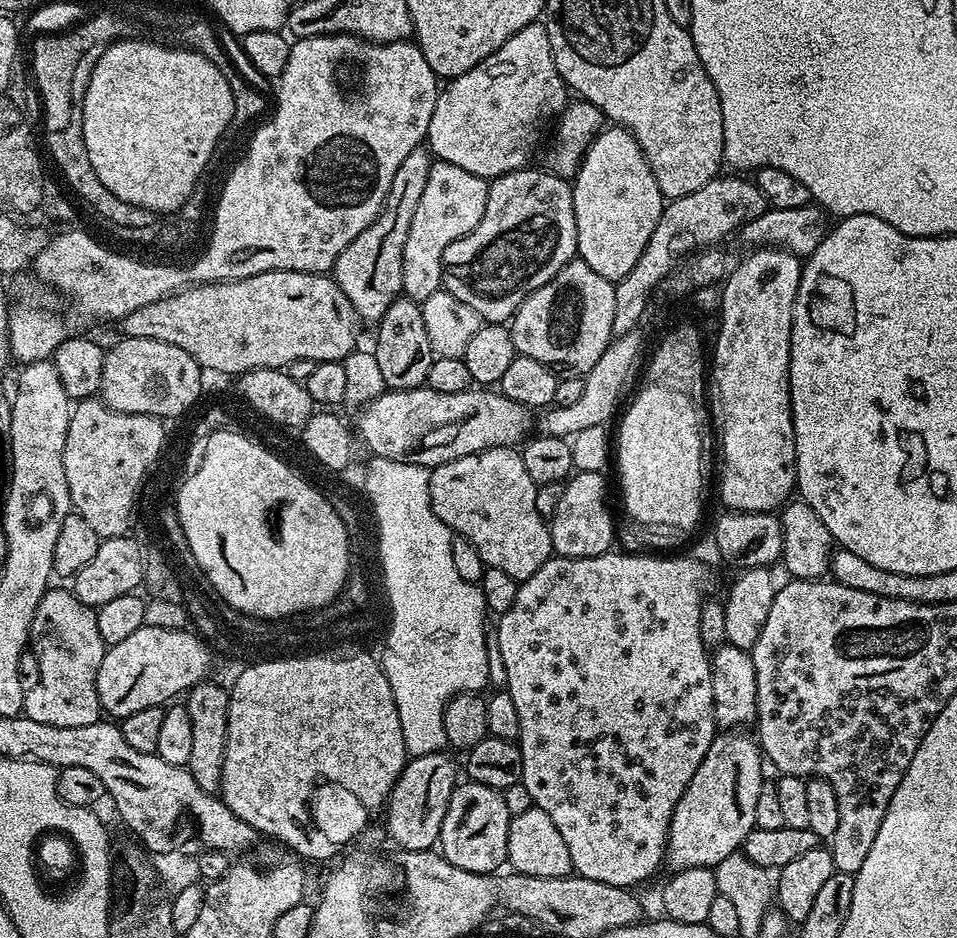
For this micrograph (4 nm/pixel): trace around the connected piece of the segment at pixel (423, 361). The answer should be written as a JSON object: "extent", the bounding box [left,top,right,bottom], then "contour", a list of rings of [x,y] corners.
{"extent":[374,298,433,389],"contour":[[[401,298],[396,300],[386,314],[375,325],[376,346],[374,353],[382,373],[385,389],[418,388],[427,381],[433,362],[430,338],[422,322],[422,310],[415,300]]]}

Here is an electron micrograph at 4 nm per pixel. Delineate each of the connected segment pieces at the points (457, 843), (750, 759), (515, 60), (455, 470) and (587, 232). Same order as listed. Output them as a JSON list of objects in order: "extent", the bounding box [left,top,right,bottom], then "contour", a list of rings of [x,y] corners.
[{"extent":[438,782,512,874],"contour":[[[471,782],[457,783],[450,798],[450,806],[446,810],[446,818],[442,818],[442,830],[438,841],[439,851],[445,860],[467,872],[486,872],[496,874],[500,867],[508,864],[508,835],[512,815],[506,810],[503,791],[499,788],[482,786]]]},{"extent":[666,730,766,869],"contour":[[[724,730],[712,739],[706,758],[694,770],[694,778],[690,778],[682,798],[678,798],[678,806],[674,806],[666,849],[669,869],[715,869],[722,858],[741,851],[745,838],[756,827],[754,810],[766,776],[762,749],[748,734],[744,730]]]},{"extent":[427,22,570,182],"contour":[[[543,22],[522,26],[494,54],[445,84],[436,97],[427,147],[436,160],[462,166],[489,182],[525,167],[540,140],[540,131],[570,103],[570,89],[554,66],[550,34]]]},{"extent":[429,447,553,582],"contour":[[[515,447],[487,448],[474,454],[466,454],[466,458],[454,458],[450,462],[440,464],[429,471],[430,506],[438,518],[453,533],[466,538],[478,550],[478,558],[482,558],[485,568],[502,570],[510,574],[517,582],[530,578],[538,566],[542,566],[553,556],[552,530],[549,521],[538,514],[536,490],[538,485],[526,474],[526,462],[522,462],[520,452]]]},{"extent":[571,127,666,282],"contour":[[[605,127],[590,142],[571,186],[579,259],[584,260],[594,274],[602,274],[602,278],[613,282],[626,278],[626,274],[634,270],[638,258],[642,258],[642,250],[646,250],[646,242],[650,242],[650,234],[654,234],[654,226],[658,226],[658,218],[663,214],[666,203],[636,139],[625,128]]]}]

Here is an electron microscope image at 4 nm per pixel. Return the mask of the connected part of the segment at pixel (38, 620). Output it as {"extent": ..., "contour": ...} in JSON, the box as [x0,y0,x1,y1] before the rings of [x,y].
{"extent":[24,587,106,726],"contour":[[[49,587],[44,593],[42,602],[38,602],[38,610],[34,610],[30,651],[38,662],[38,682],[24,693],[24,715],[34,718],[34,722],[42,722],[46,726],[90,726],[102,718],[100,699],[98,698],[98,666],[102,666],[102,658],[106,645],[99,634],[96,612],[89,604],[83,604],[67,587]]]}

